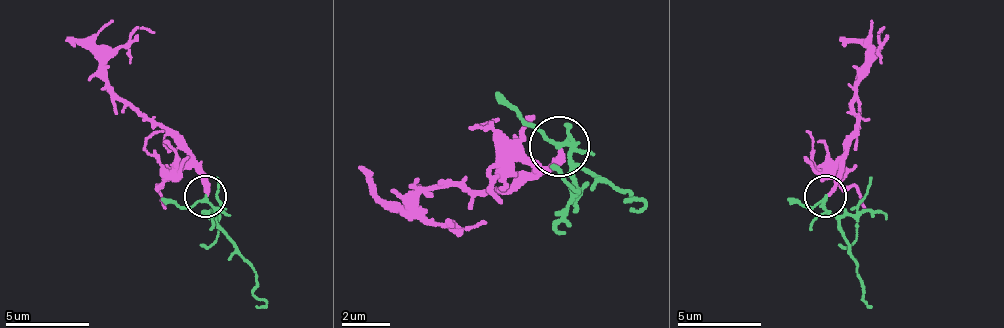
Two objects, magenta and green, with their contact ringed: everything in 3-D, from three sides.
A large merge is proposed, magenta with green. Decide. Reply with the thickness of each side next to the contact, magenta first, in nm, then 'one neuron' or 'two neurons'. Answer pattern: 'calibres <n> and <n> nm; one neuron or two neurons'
calibres 220 and 130 nm; one neuron

